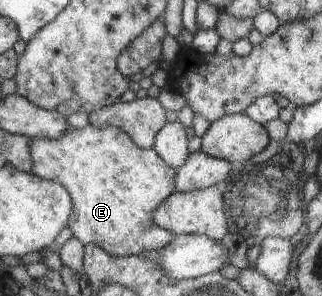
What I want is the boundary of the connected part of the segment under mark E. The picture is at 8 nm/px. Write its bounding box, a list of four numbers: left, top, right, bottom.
[30,123,177,257]

